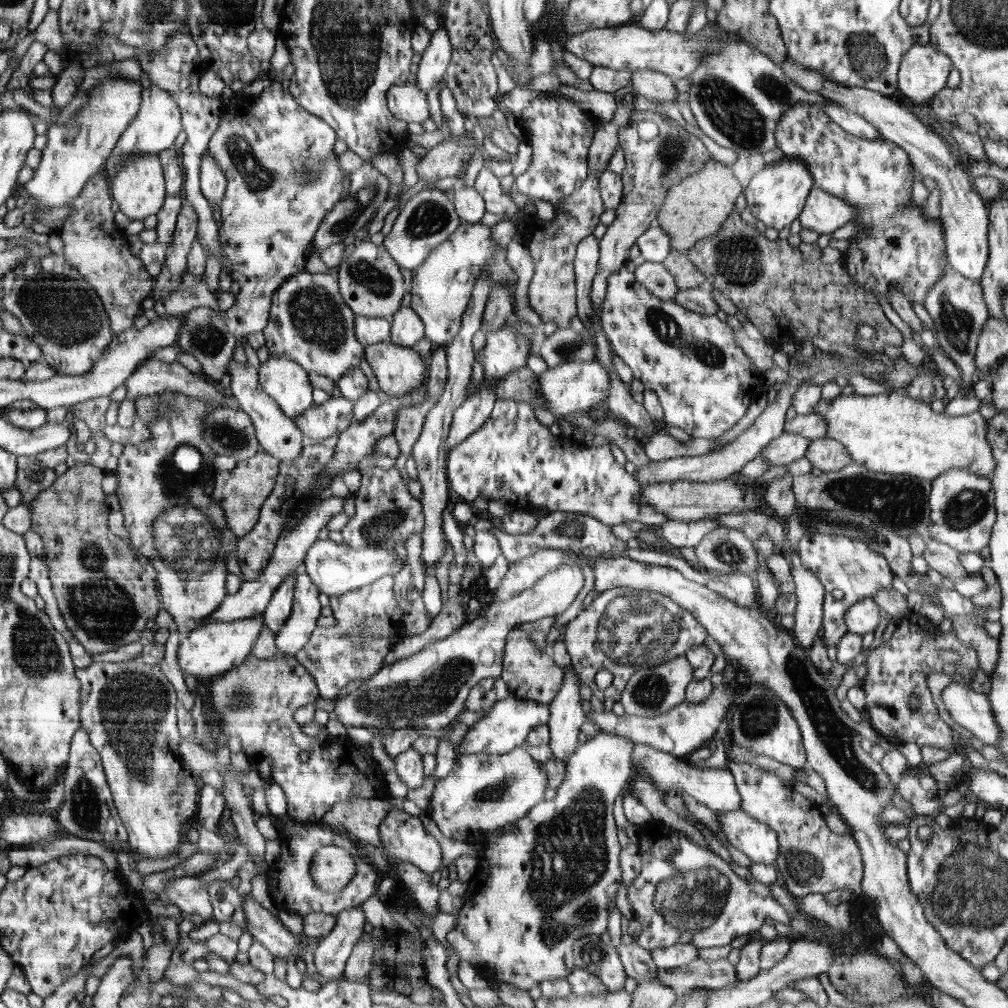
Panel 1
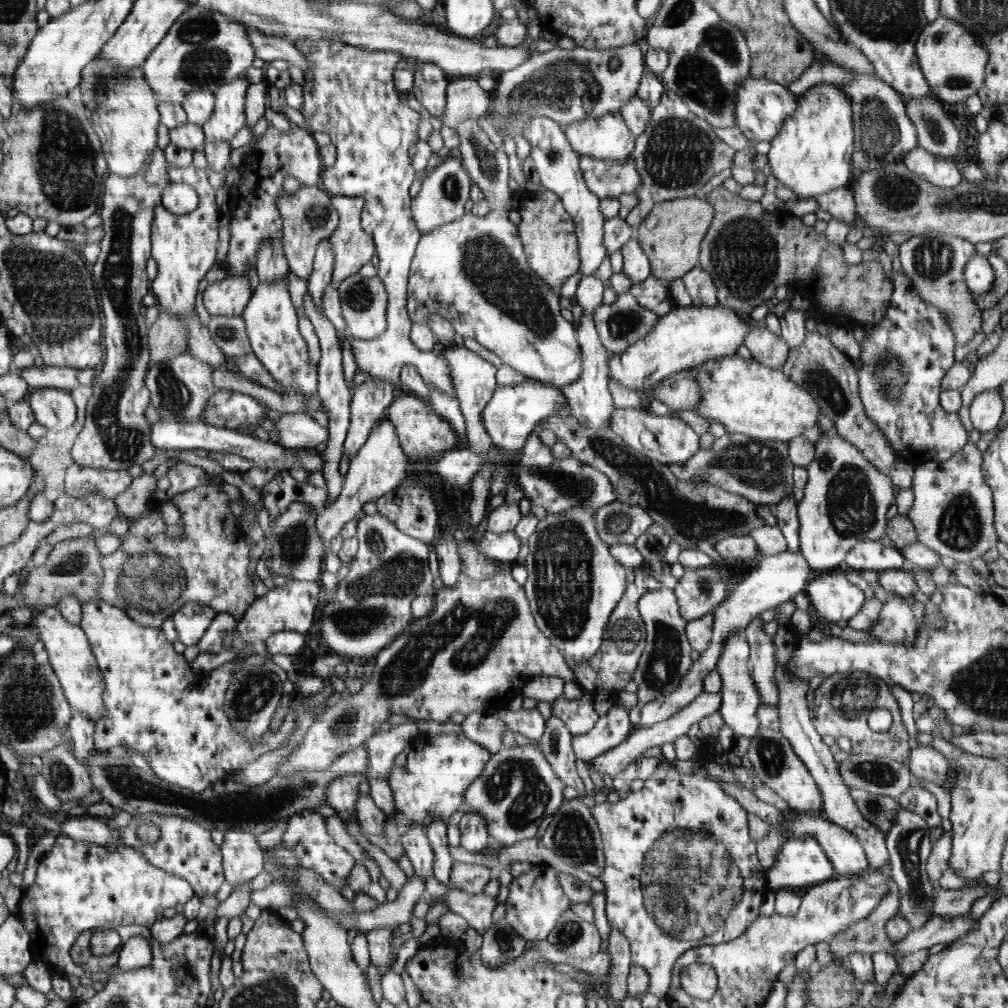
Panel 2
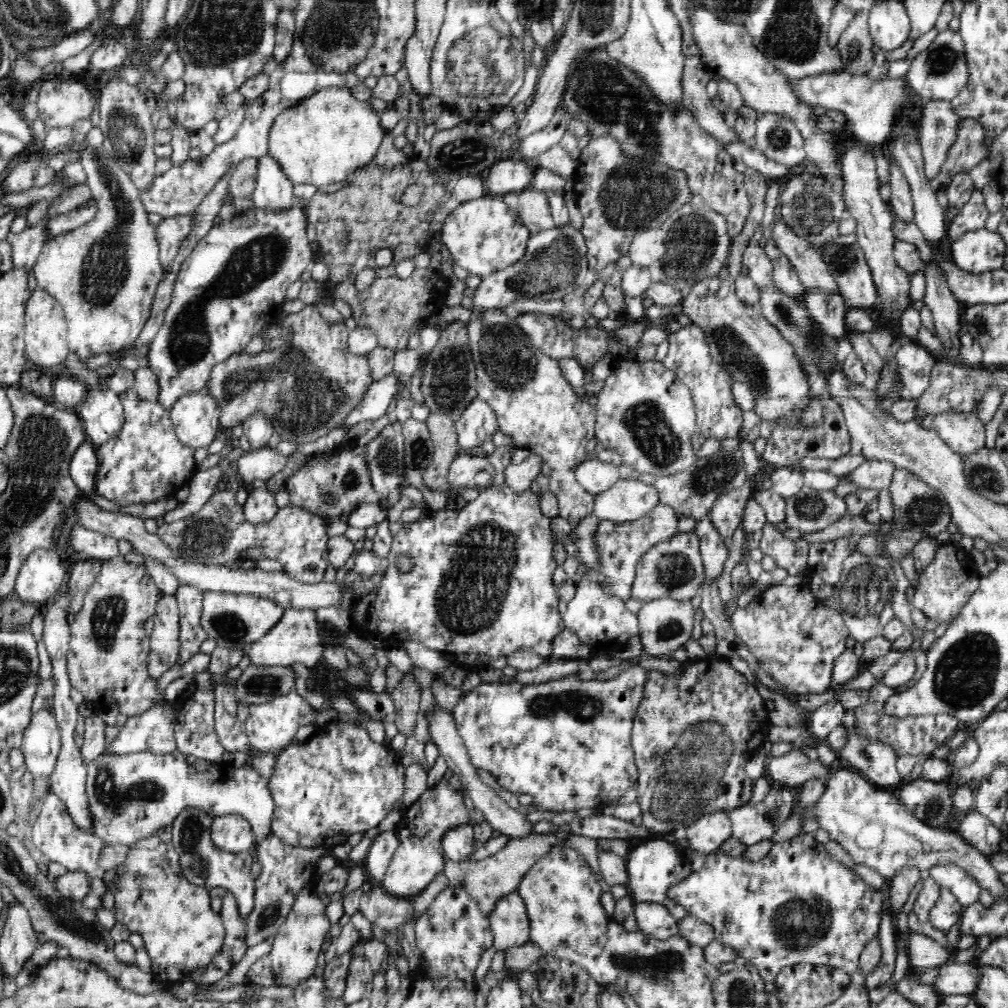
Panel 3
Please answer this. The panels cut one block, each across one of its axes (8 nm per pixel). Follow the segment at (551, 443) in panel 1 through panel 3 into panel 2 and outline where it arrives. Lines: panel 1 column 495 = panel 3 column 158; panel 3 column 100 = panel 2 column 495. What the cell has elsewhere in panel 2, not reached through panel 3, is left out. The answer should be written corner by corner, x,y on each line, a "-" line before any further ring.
536,432
527,436
515,461
508,463
507,452
498,446
490,449
489,460
493,462
489,486
490,498
498,494
505,495
509,478
513,478
517,486
523,490
524,496
531,500
531,504
543,506
548,515
562,514
576,506
589,506
597,511
600,507
618,500
614,485
603,472
592,465
580,462
576,457
555,458
552,449
540,441
540,436

